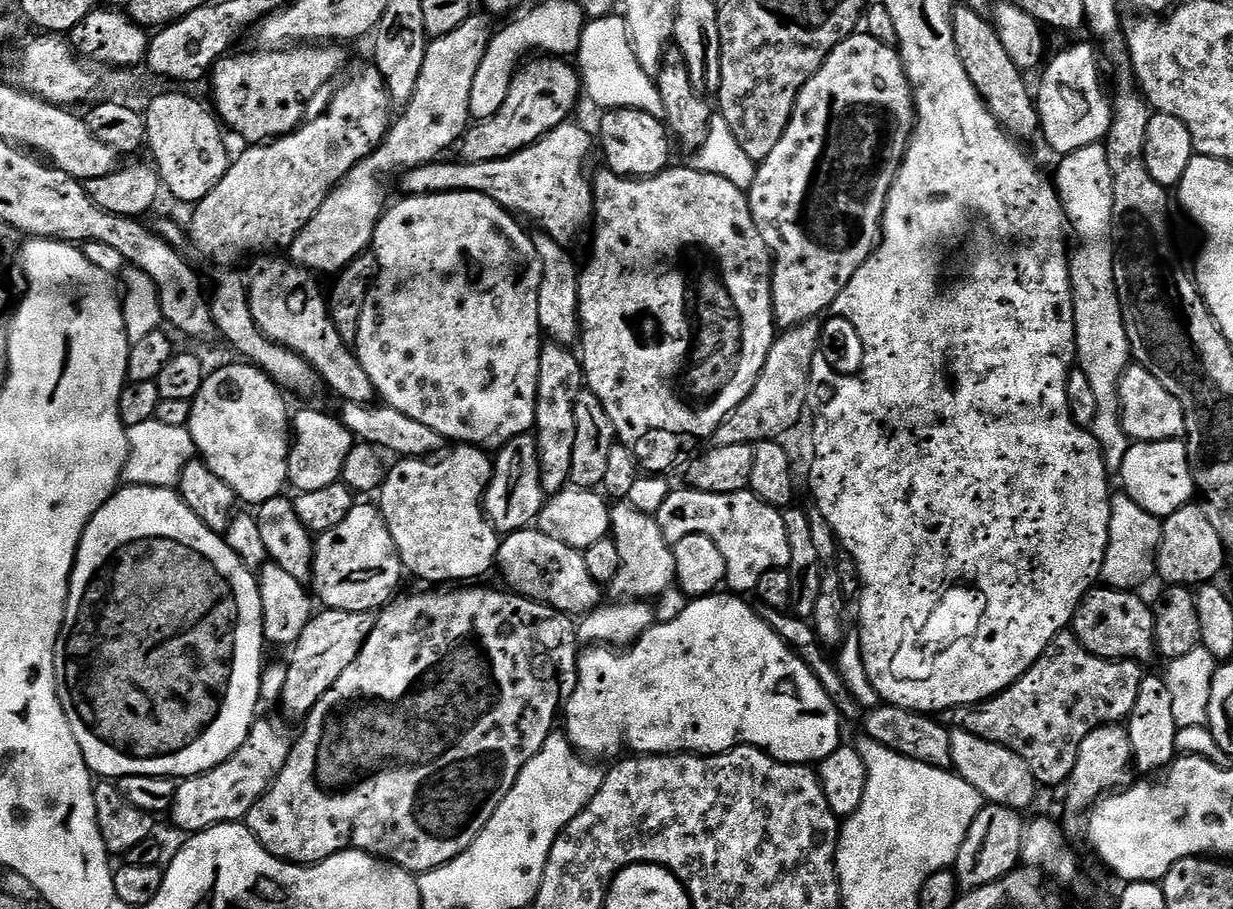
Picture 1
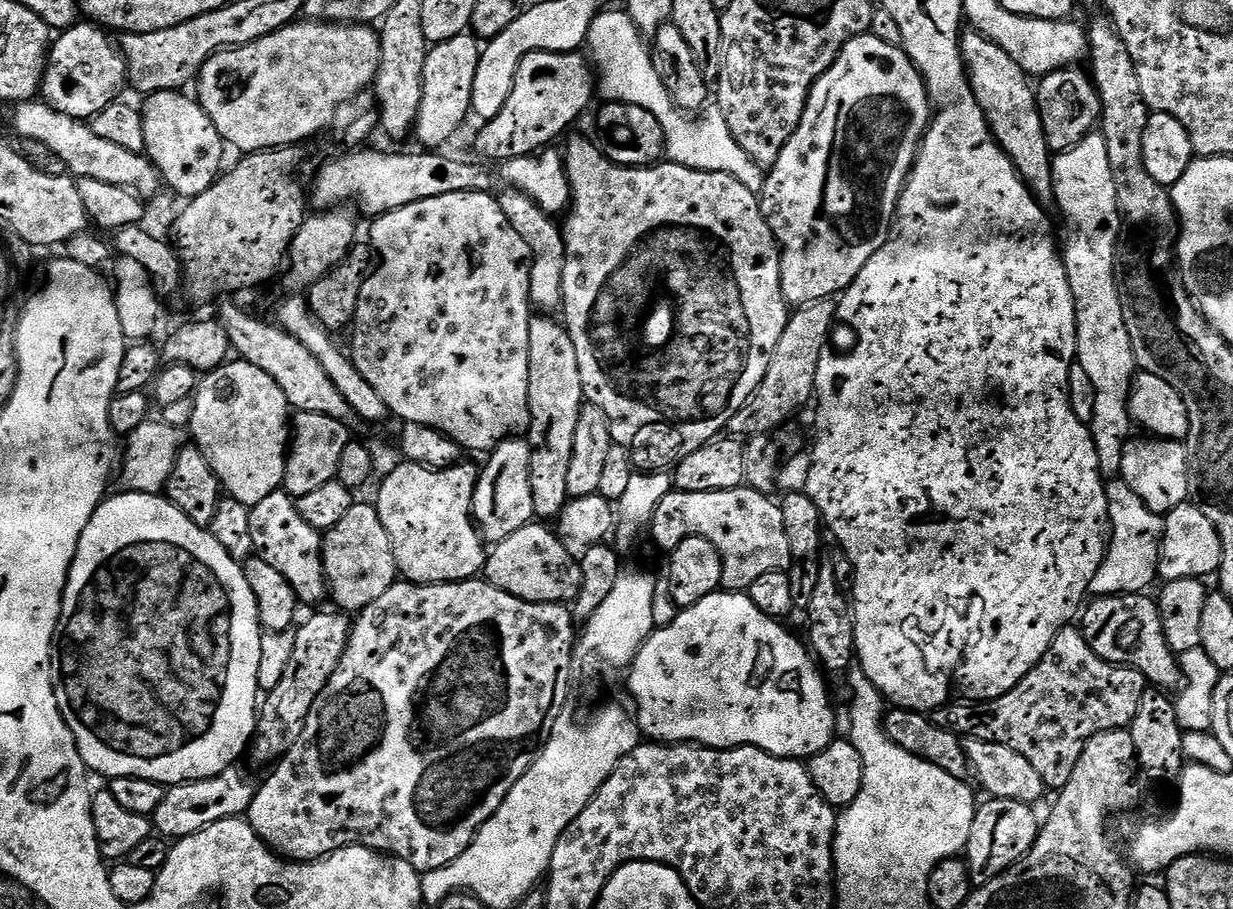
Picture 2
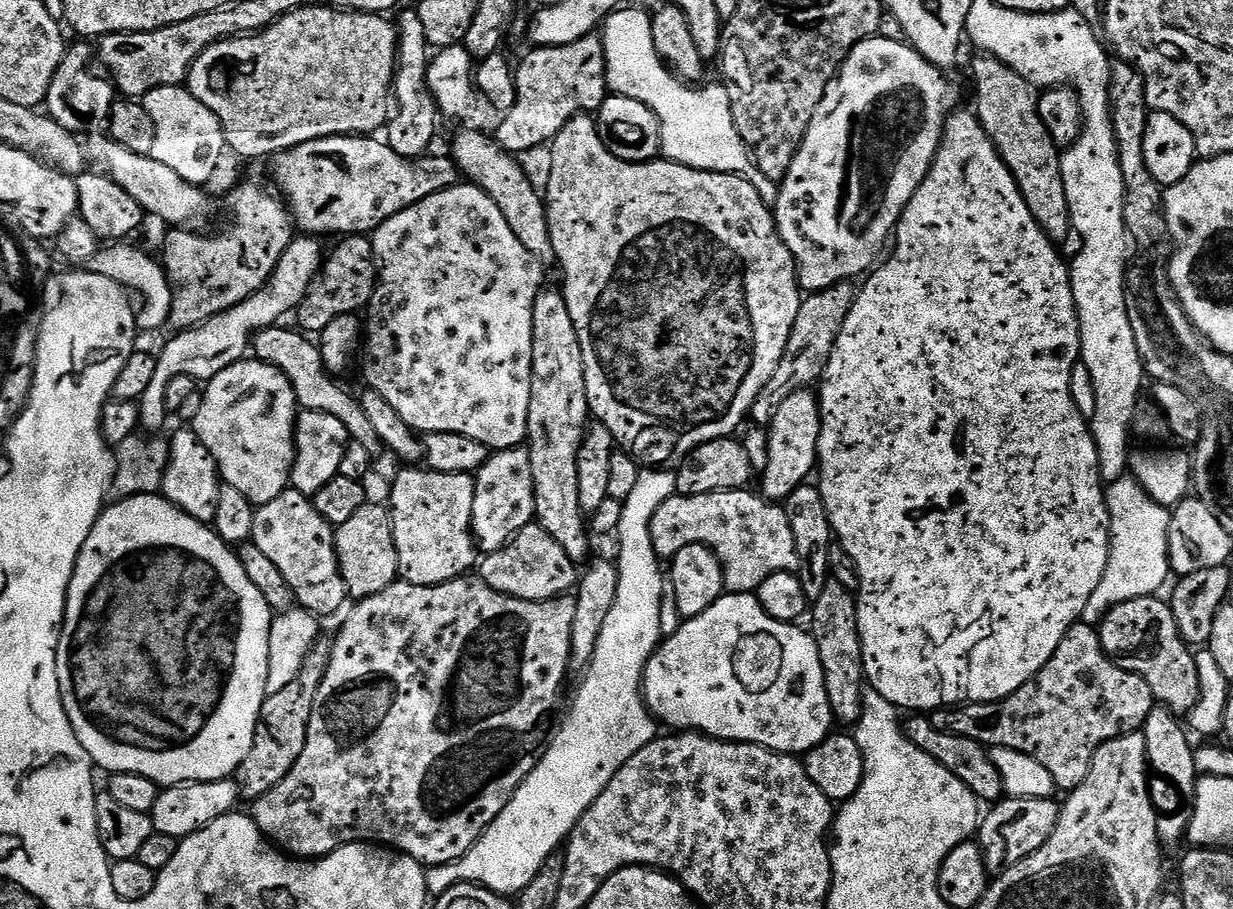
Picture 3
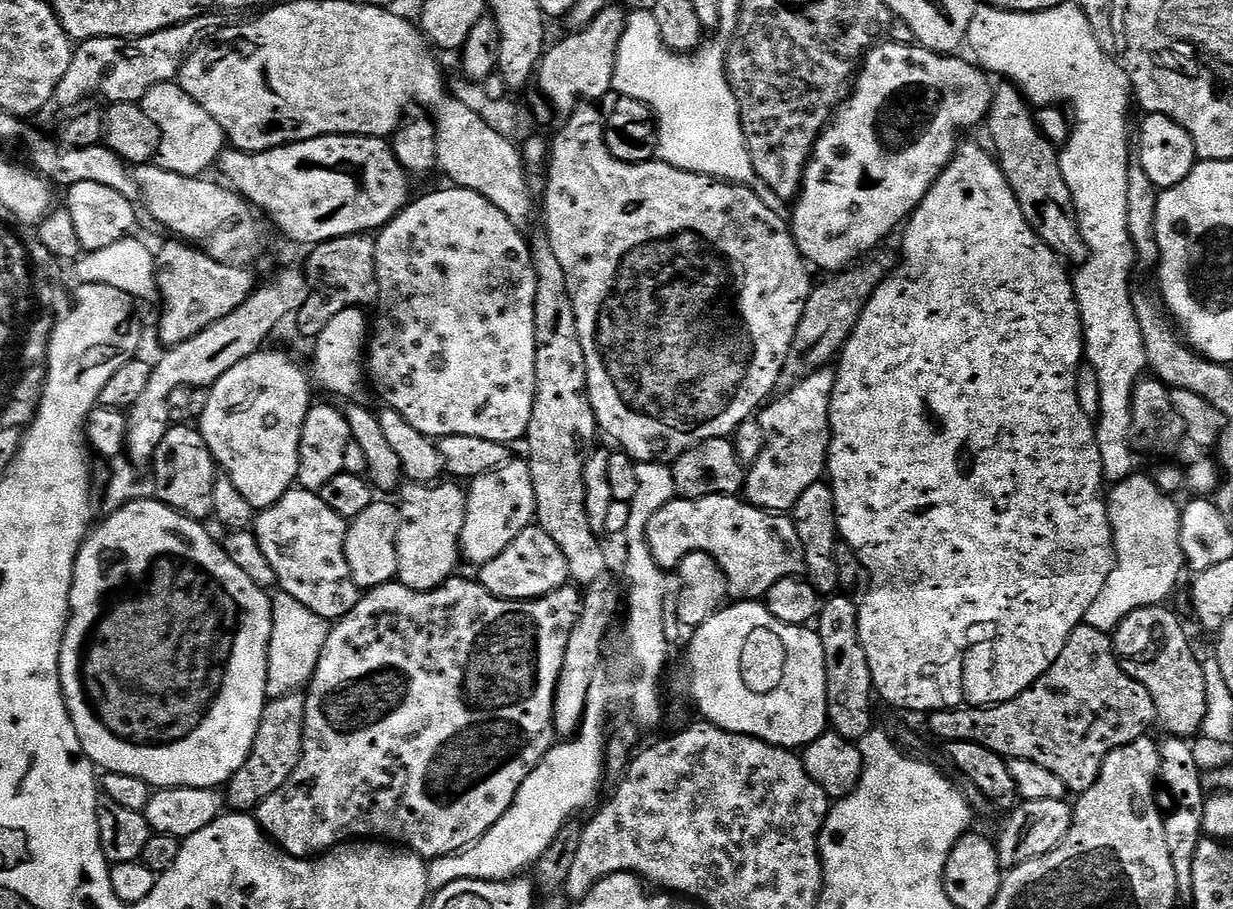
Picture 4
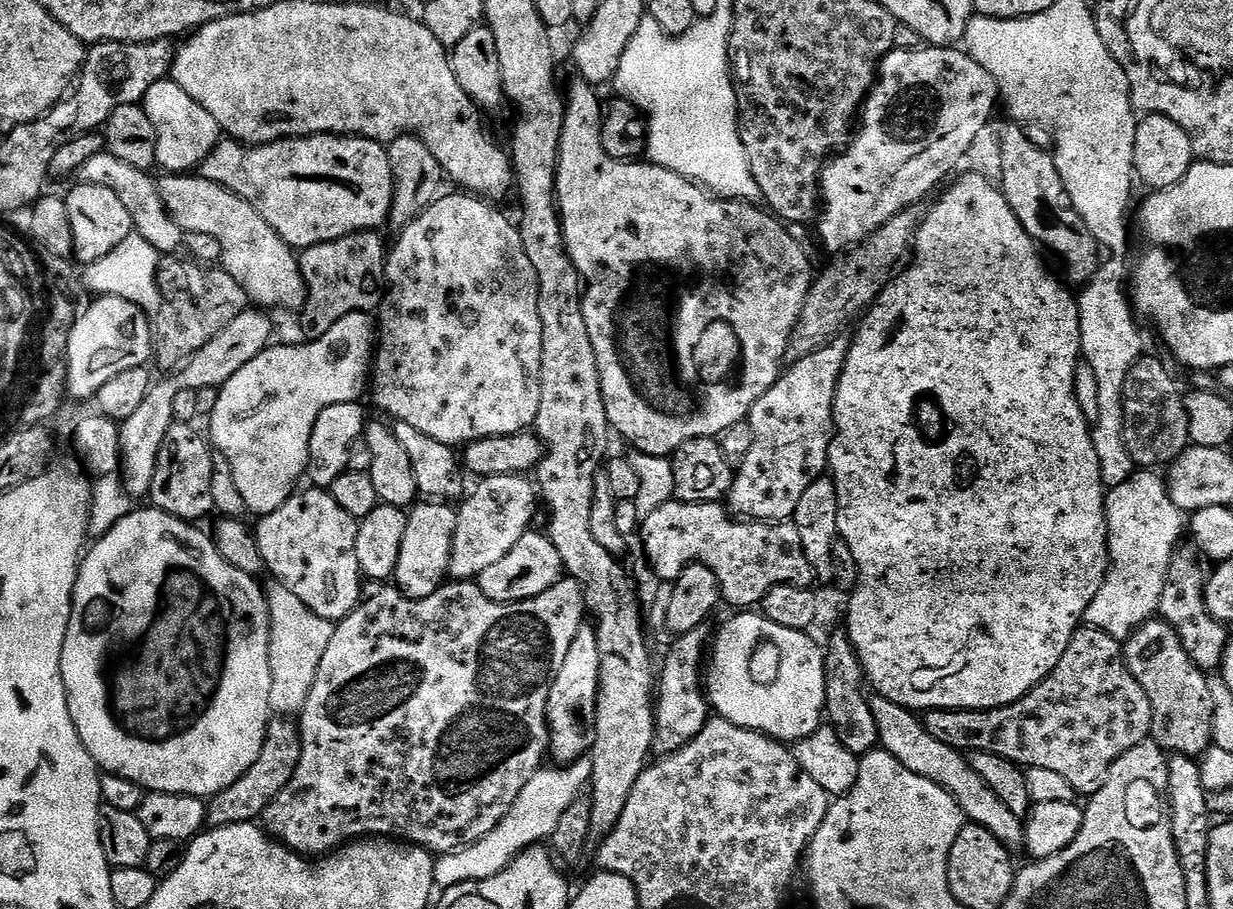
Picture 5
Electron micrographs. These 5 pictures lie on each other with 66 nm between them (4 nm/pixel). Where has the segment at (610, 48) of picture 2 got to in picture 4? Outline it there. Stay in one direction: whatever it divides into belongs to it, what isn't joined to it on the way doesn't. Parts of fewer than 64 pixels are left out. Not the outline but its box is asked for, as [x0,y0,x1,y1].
[612,11,782,211]

